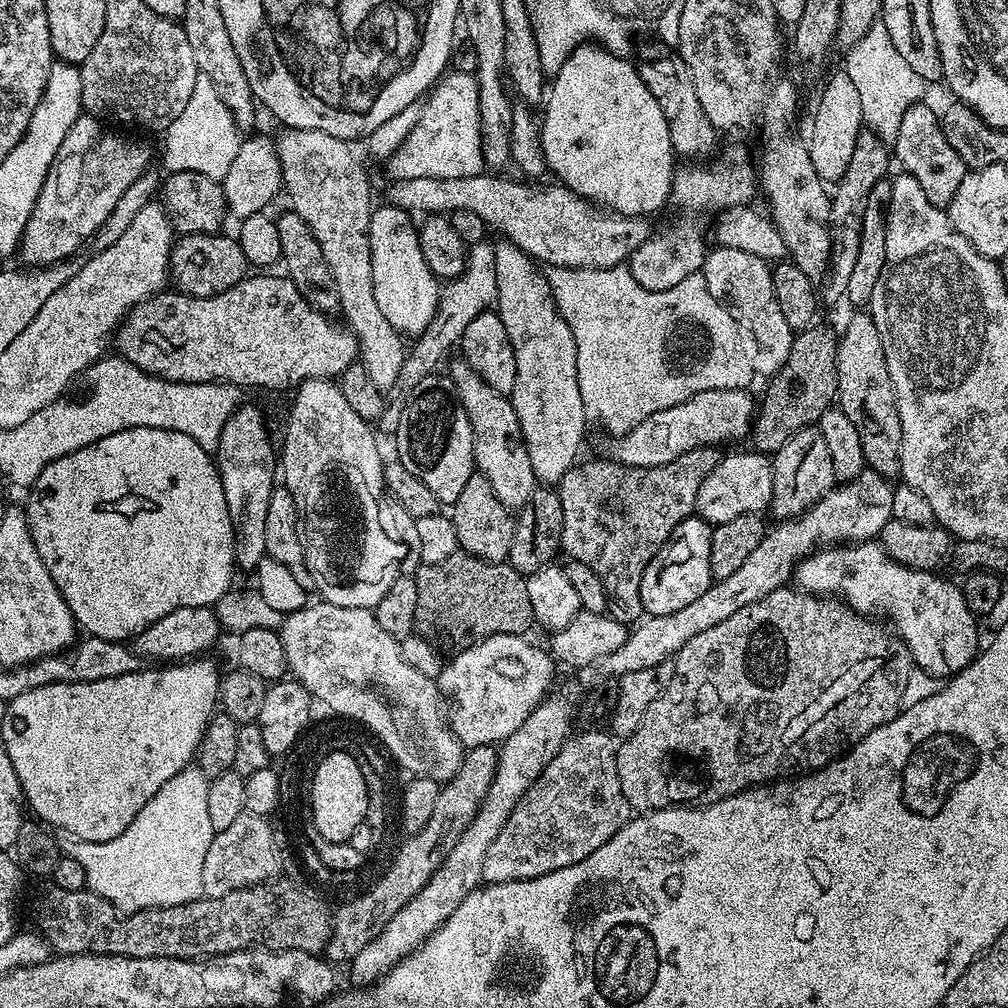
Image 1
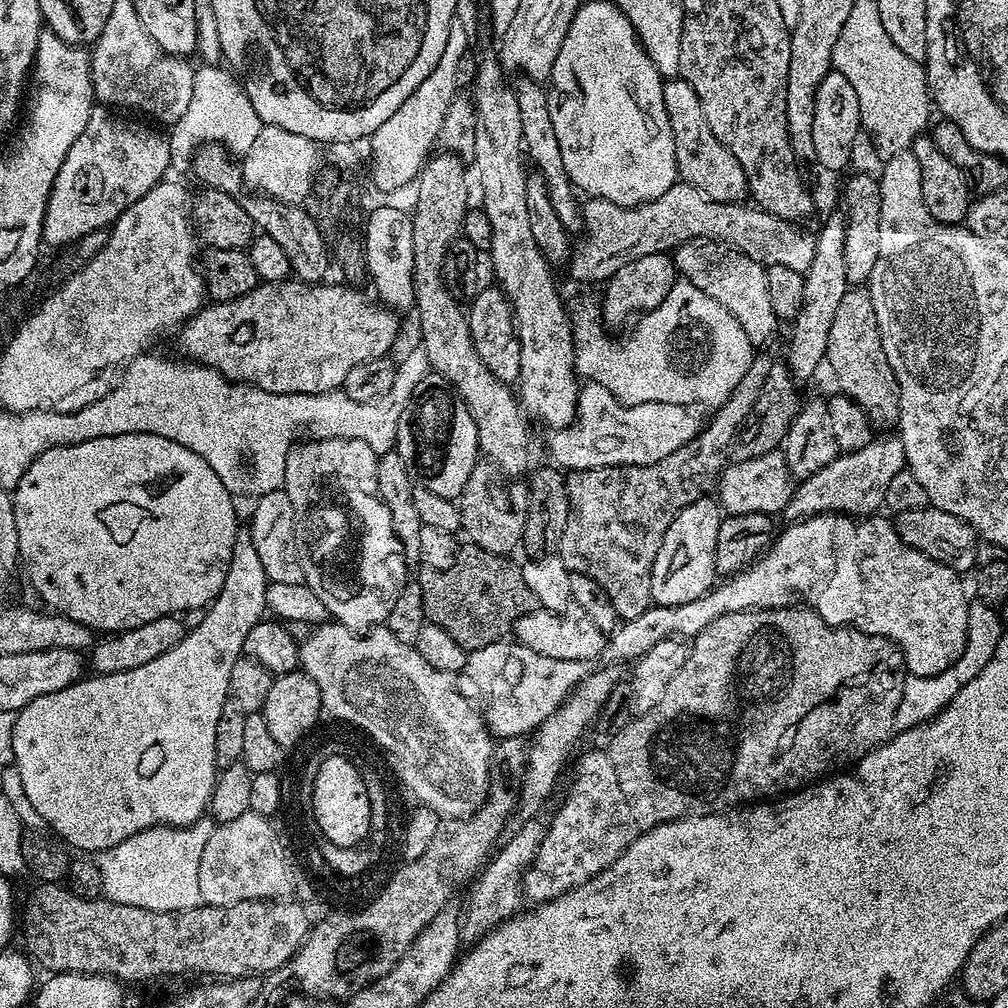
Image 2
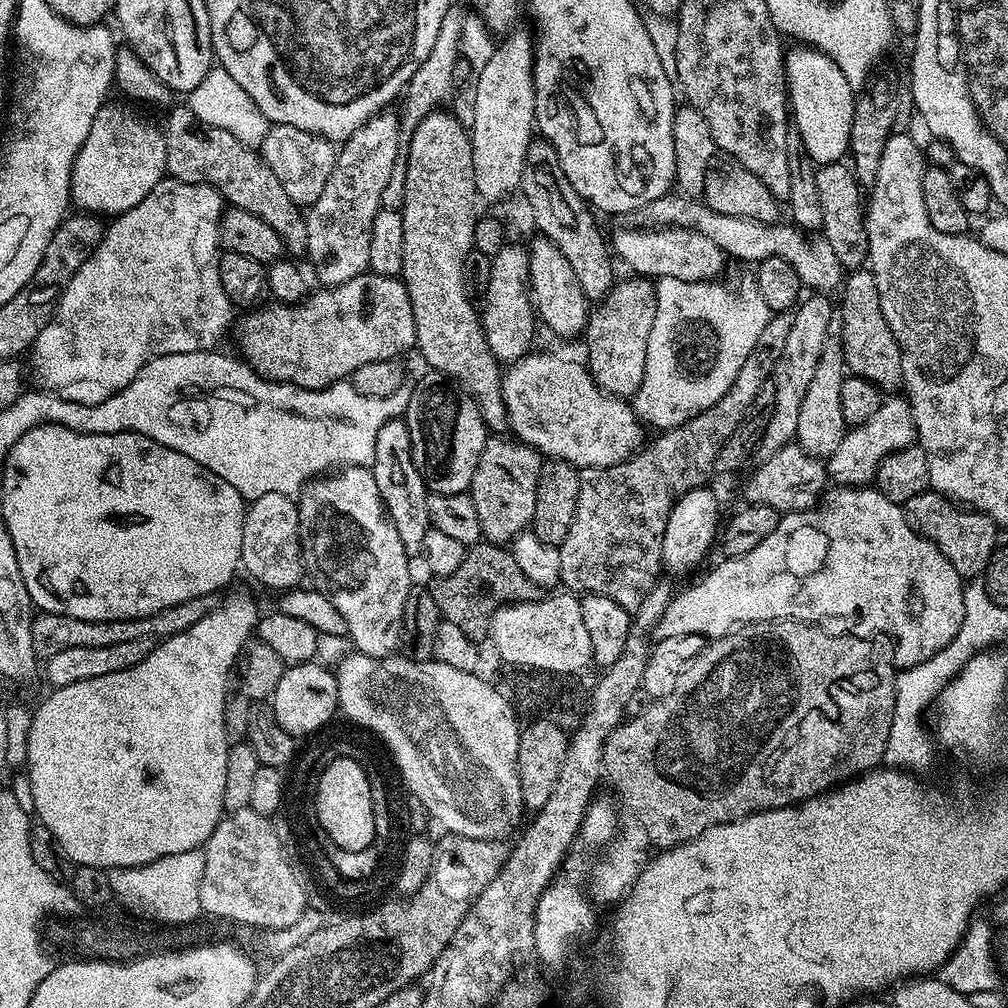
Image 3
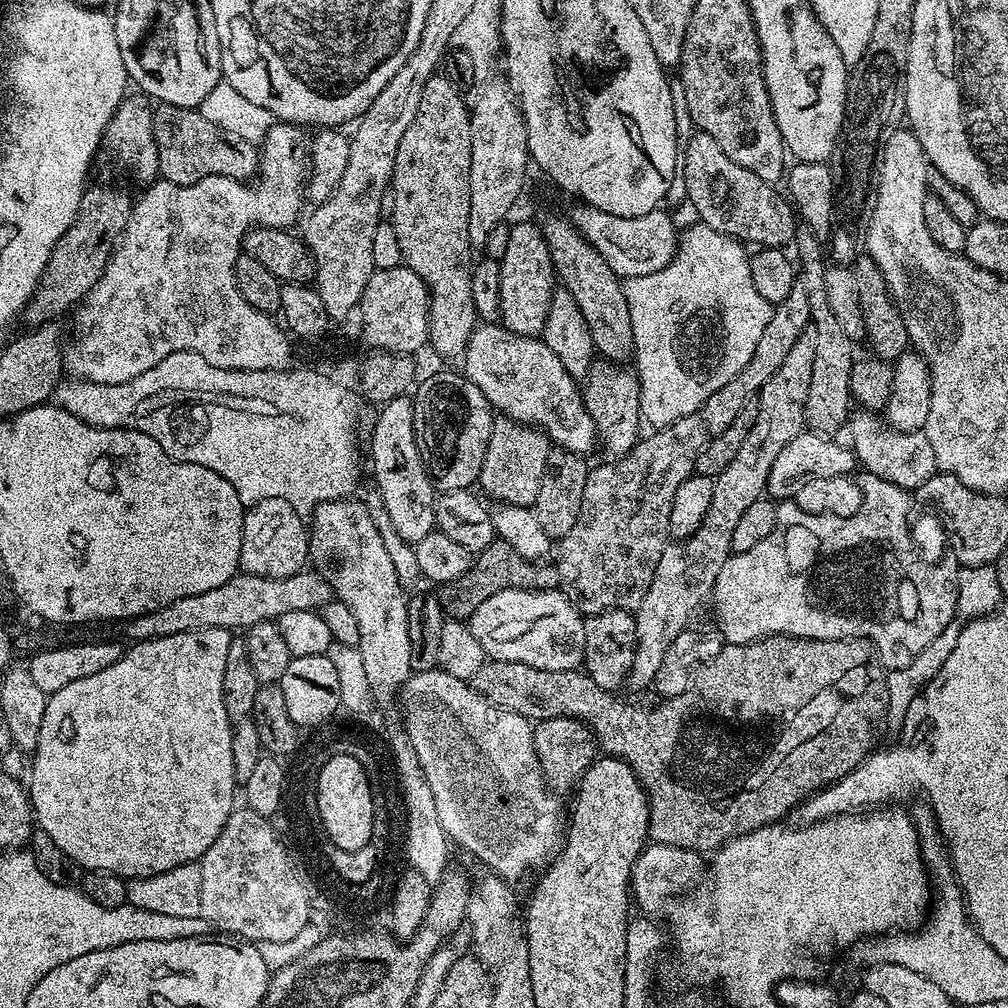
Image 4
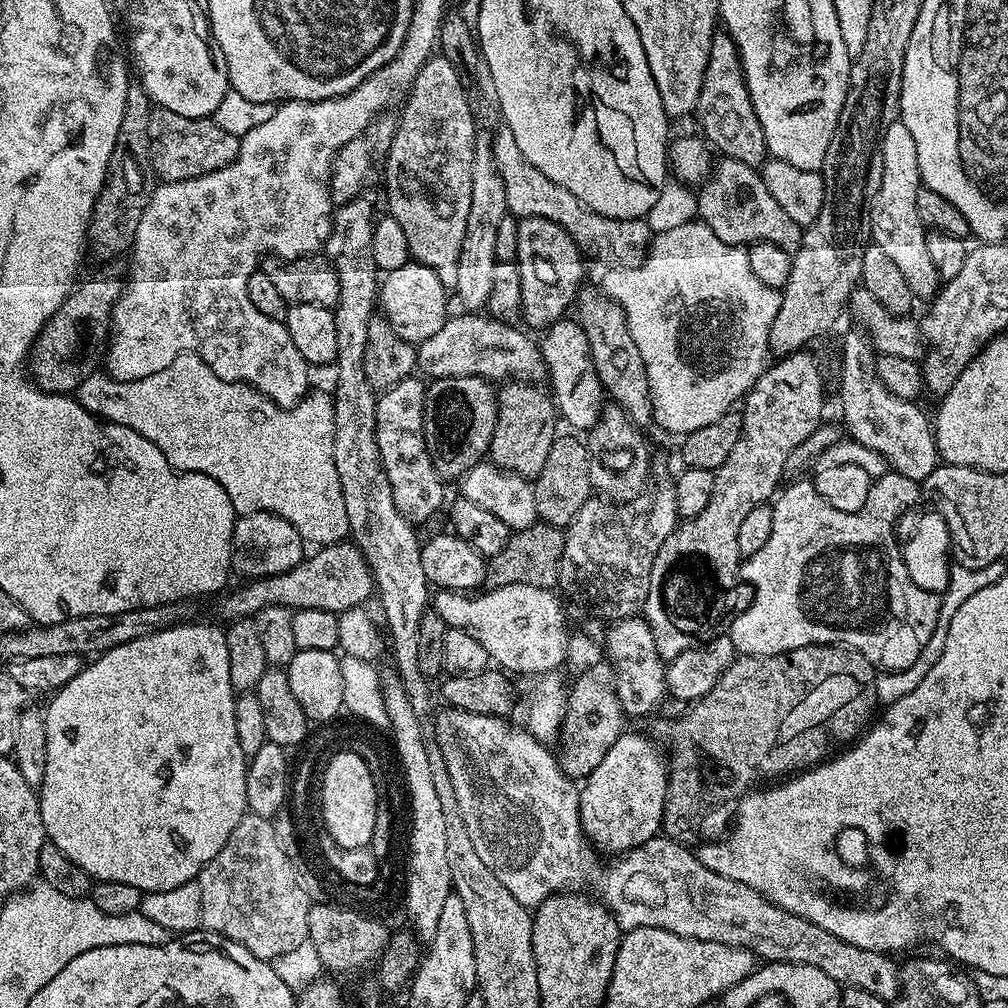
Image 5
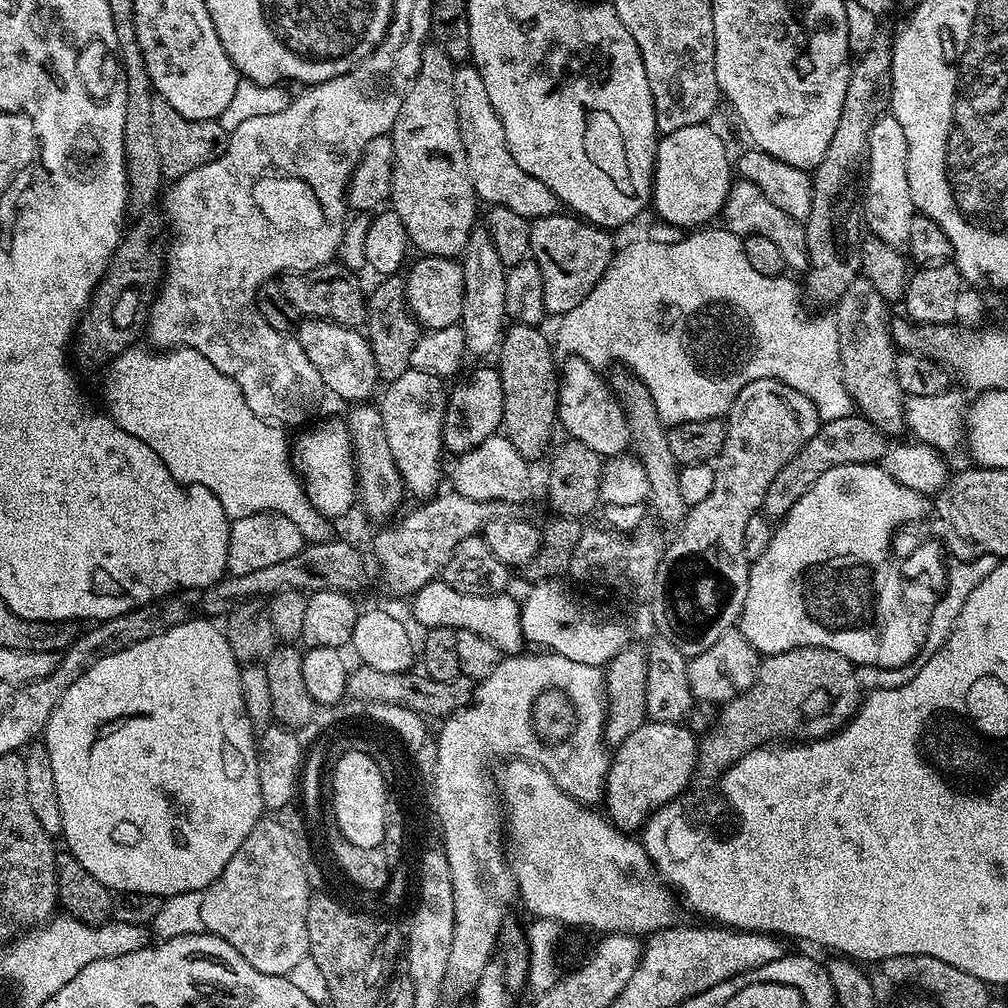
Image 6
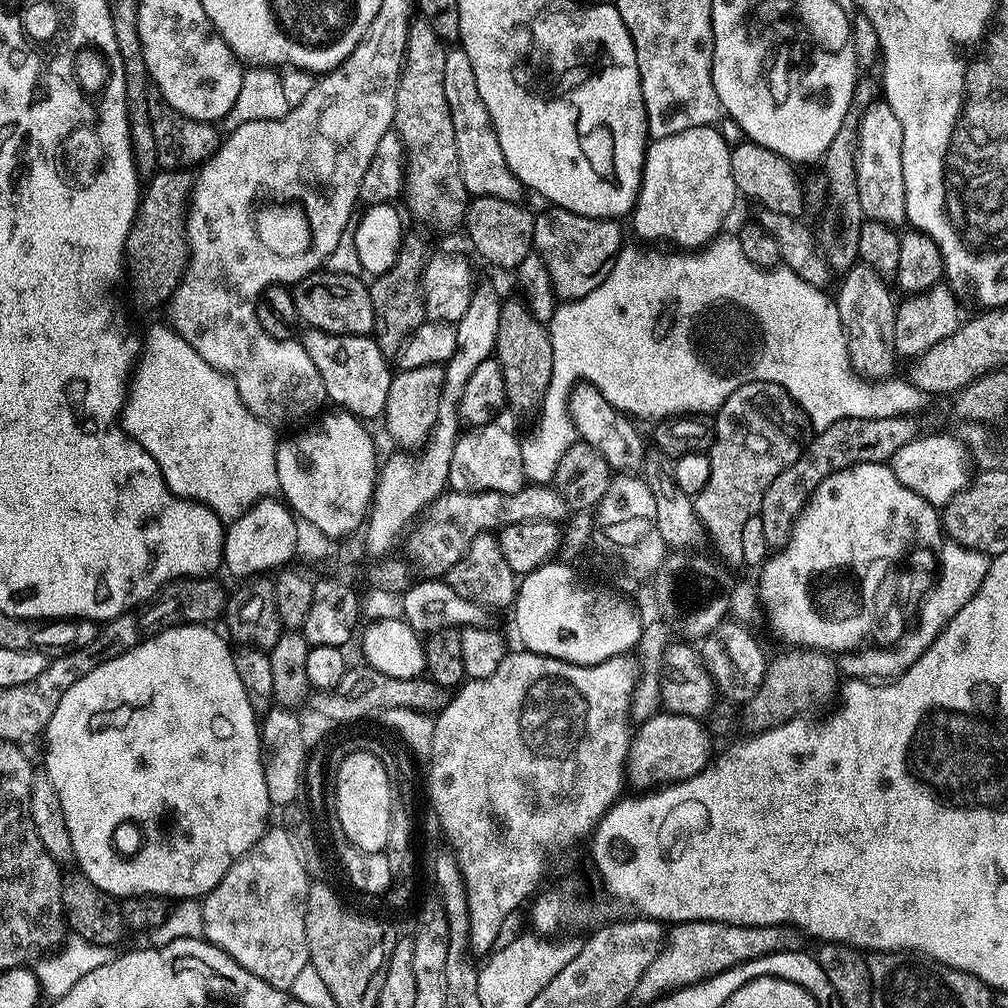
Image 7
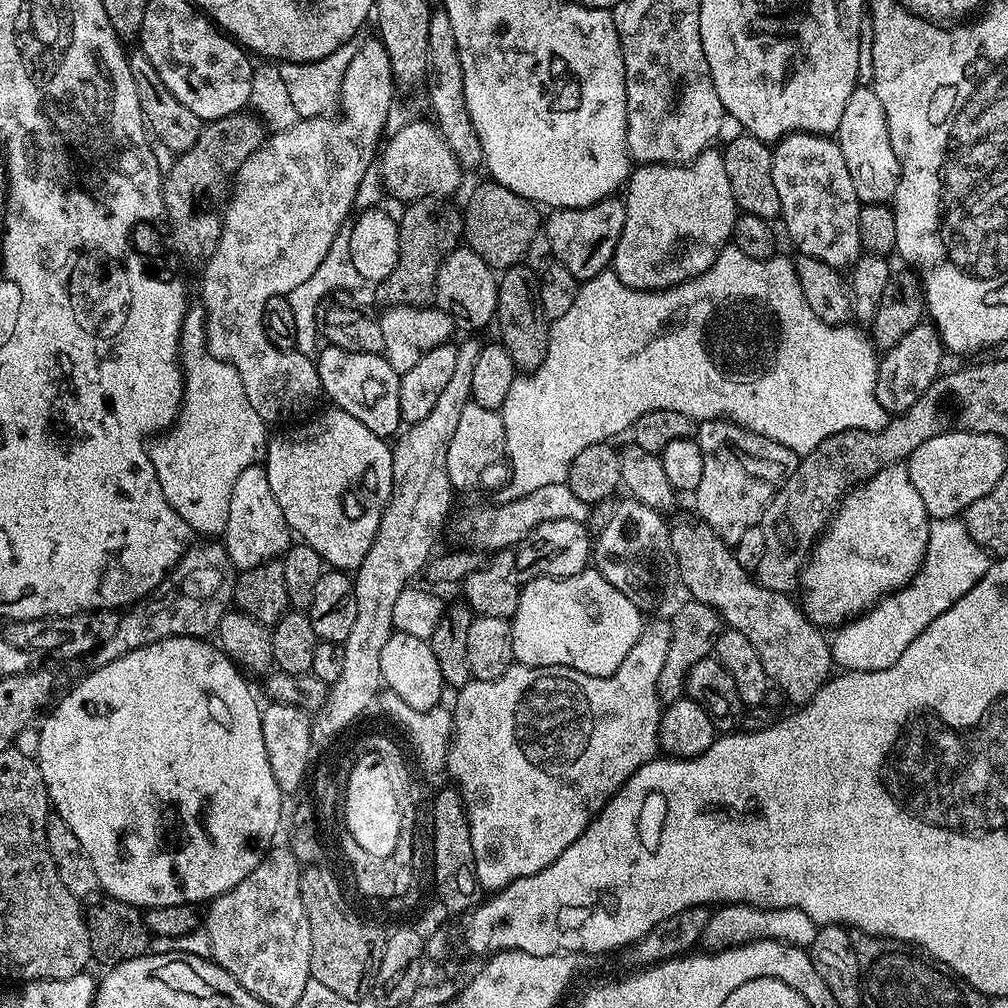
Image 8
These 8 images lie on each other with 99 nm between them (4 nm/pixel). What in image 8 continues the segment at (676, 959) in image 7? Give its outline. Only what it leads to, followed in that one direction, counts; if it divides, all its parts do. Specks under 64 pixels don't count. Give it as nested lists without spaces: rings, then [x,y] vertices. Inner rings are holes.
[[[725,904],[717,907],[711,913],[704,927],[702,944],[708,950],[721,950],[724,948],[737,948],[739,944],[750,944],[754,940],[777,940],[795,948],[807,949],[814,942],[818,925],[810,914],[802,914],[797,908],[756,908],[752,904]]]

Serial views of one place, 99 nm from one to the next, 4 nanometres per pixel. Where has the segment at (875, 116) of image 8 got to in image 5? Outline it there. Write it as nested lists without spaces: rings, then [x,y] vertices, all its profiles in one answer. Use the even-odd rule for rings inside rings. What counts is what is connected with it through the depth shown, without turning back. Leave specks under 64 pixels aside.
[[[892,122],[884,129],[880,153],[882,154],[882,186],[878,186],[878,194],[874,194],[872,203],[871,243],[882,246],[882,251],[898,265],[898,270],[902,270],[913,297],[935,297],[938,291],[936,267],[934,262],[930,262],[930,250],[926,250],[928,232],[916,205],[916,189],[921,187],[918,146],[914,146],[914,138],[904,124]]]

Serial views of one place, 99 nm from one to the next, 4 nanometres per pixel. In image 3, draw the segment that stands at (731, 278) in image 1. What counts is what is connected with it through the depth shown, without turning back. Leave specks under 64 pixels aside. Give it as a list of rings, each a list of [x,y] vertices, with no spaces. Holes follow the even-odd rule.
[[[635,226],[624,228],[616,237],[611,237],[610,248],[624,264],[629,264],[633,273],[645,278],[682,278],[683,280],[712,280],[724,268],[726,257],[706,234],[698,234],[692,228],[671,226]]]

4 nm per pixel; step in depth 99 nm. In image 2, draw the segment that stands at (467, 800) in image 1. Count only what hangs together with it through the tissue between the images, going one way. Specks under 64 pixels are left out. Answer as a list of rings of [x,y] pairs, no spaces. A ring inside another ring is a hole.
[[[525,737],[497,739],[488,775],[490,795],[484,805],[473,816],[441,819],[434,842],[426,846],[418,859],[401,863],[401,868],[389,875],[384,896],[380,896],[368,912],[360,912],[360,916],[332,916],[332,920],[324,920],[324,924],[316,928],[316,936],[307,936],[286,965],[286,973],[296,983],[295,987],[312,998],[344,999],[344,992],[360,988],[364,980],[372,980],[372,976],[380,976],[380,972],[389,972],[397,957],[451,901],[448,899],[456,883],[467,881],[485,863],[492,843],[501,839],[500,831],[505,831],[506,821],[518,803],[525,763]]]

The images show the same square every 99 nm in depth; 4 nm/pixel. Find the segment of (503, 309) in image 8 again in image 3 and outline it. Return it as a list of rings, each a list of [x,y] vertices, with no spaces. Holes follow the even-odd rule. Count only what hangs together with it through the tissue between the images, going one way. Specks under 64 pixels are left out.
[[[500,434],[489,435],[478,458],[470,489],[474,510],[478,510],[480,535],[487,543],[511,545],[512,539],[531,525],[541,463],[541,453],[529,444]]]

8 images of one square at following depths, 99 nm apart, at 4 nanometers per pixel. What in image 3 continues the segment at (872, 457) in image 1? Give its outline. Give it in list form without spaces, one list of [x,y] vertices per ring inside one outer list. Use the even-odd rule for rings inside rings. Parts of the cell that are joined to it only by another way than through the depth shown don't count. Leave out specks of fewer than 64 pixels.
[[[852,270],[847,273],[844,277],[844,283],[842,285],[842,293],[844,297],[841,298],[840,304],[838,300],[838,339],[841,346],[844,347],[844,363],[847,371],[853,376],[861,376],[870,381],[871,384],[875,384],[880,389],[881,393],[892,394],[897,391],[904,383],[904,375],[902,374],[902,354],[900,353],[900,347],[898,342],[894,338],[894,334],[890,330],[890,326],[886,326],[886,314],[882,314],[882,302],[878,302],[878,282],[874,278],[874,274],[870,270]]]

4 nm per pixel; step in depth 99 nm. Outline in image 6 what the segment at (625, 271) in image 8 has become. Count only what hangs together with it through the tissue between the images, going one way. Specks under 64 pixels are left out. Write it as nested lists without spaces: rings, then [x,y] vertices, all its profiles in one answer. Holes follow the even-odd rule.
[[[711,123],[686,126],[682,130],[663,133],[656,141],[656,170],[652,174],[651,207],[668,224],[680,230],[696,230],[708,226],[721,215],[728,192],[734,183],[734,164],[728,161],[728,148],[724,140],[712,129]]]

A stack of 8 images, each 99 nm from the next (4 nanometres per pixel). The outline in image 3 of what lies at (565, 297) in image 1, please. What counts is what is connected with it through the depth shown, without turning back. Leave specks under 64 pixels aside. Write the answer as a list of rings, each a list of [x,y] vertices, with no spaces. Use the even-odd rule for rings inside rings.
[[[661,276],[655,281],[656,317],[654,318],[654,330],[650,330],[650,342],[646,346],[646,374],[642,378],[642,386],[635,394],[634,407],[641,421],[648,426],[653,424],[656,430],[677,428],[679,424],[685,424],[686,421],[694,418],[702,410],[714,406],[714,402],[718,402],[718,398],[722,398],[722,394],[726,394],[726,390],[730,390],[734,378],[738,378],[738,370],[742,370],[742,362],[746,362],[750,350],[754,350],[754,342],[758,342],[758,334],[762,334],[762,330],[766,326],[770,313],[766,302],[762,302],[755,286],[748,286],[748,288],[742,289],[741,292],[735,292],[734,289],[727,288],[724,284],[716,283],[720,282],[683,280],[682,278],[666,278],[665,276]]]

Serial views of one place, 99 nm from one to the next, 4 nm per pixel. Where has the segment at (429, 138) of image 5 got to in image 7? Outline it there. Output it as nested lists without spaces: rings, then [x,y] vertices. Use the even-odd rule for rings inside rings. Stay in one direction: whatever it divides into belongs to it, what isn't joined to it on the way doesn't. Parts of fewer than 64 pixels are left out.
[[[416,18],[409,23],[408,41],[404,50],[404,69],[400,72],[400,81],[398,82],[398,90],[394,94],[394,118],[392,123],[394,131],[398,133],[404,142],[406,151],[406,200],[408,196],[408,208],[421,220],[424,224],[433,224],[436,228],[460,228],[464,223],[464,216],[468,212],[468,201],[470,199],[464,183],[460,177],[460,167],[458,166],[458,150],[454,146],[454,124],[450,122],[450,112],[446,106],[446,94],[442,90],[442,69],[446,62],[446,44],[441,40],[438,34],[434,34],[434,30],[424,21],[423,18]]]

